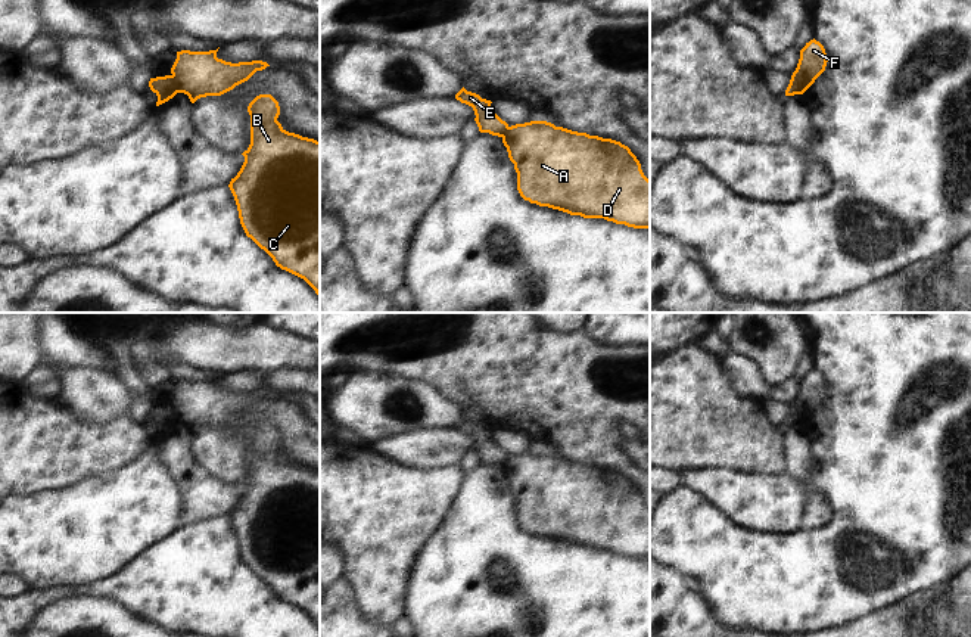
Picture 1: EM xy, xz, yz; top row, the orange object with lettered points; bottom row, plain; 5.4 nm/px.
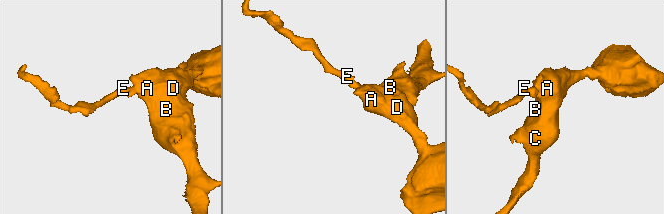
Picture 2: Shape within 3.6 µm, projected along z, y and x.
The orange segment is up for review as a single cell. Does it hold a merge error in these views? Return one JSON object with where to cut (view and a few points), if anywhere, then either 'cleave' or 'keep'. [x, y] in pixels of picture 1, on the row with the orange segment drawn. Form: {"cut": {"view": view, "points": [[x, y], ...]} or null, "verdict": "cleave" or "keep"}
{"cut": {"view": "xy", "points": [[171, 75], [180, 92]]}, "verdict": "cleave"}

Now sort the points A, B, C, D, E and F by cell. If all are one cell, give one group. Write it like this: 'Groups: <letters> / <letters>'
Groups: A B C D F / E.

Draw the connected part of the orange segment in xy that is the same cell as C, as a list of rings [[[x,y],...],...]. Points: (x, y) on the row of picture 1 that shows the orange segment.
[[[271,94],[256,96],[248,106],[250,145],[245,162],[228,187],[234,196],[240,224],[248,237],[264,249],[277,267],[304,279],[320,296],[320,142],[286,131],[277,121],[278,102]]]

